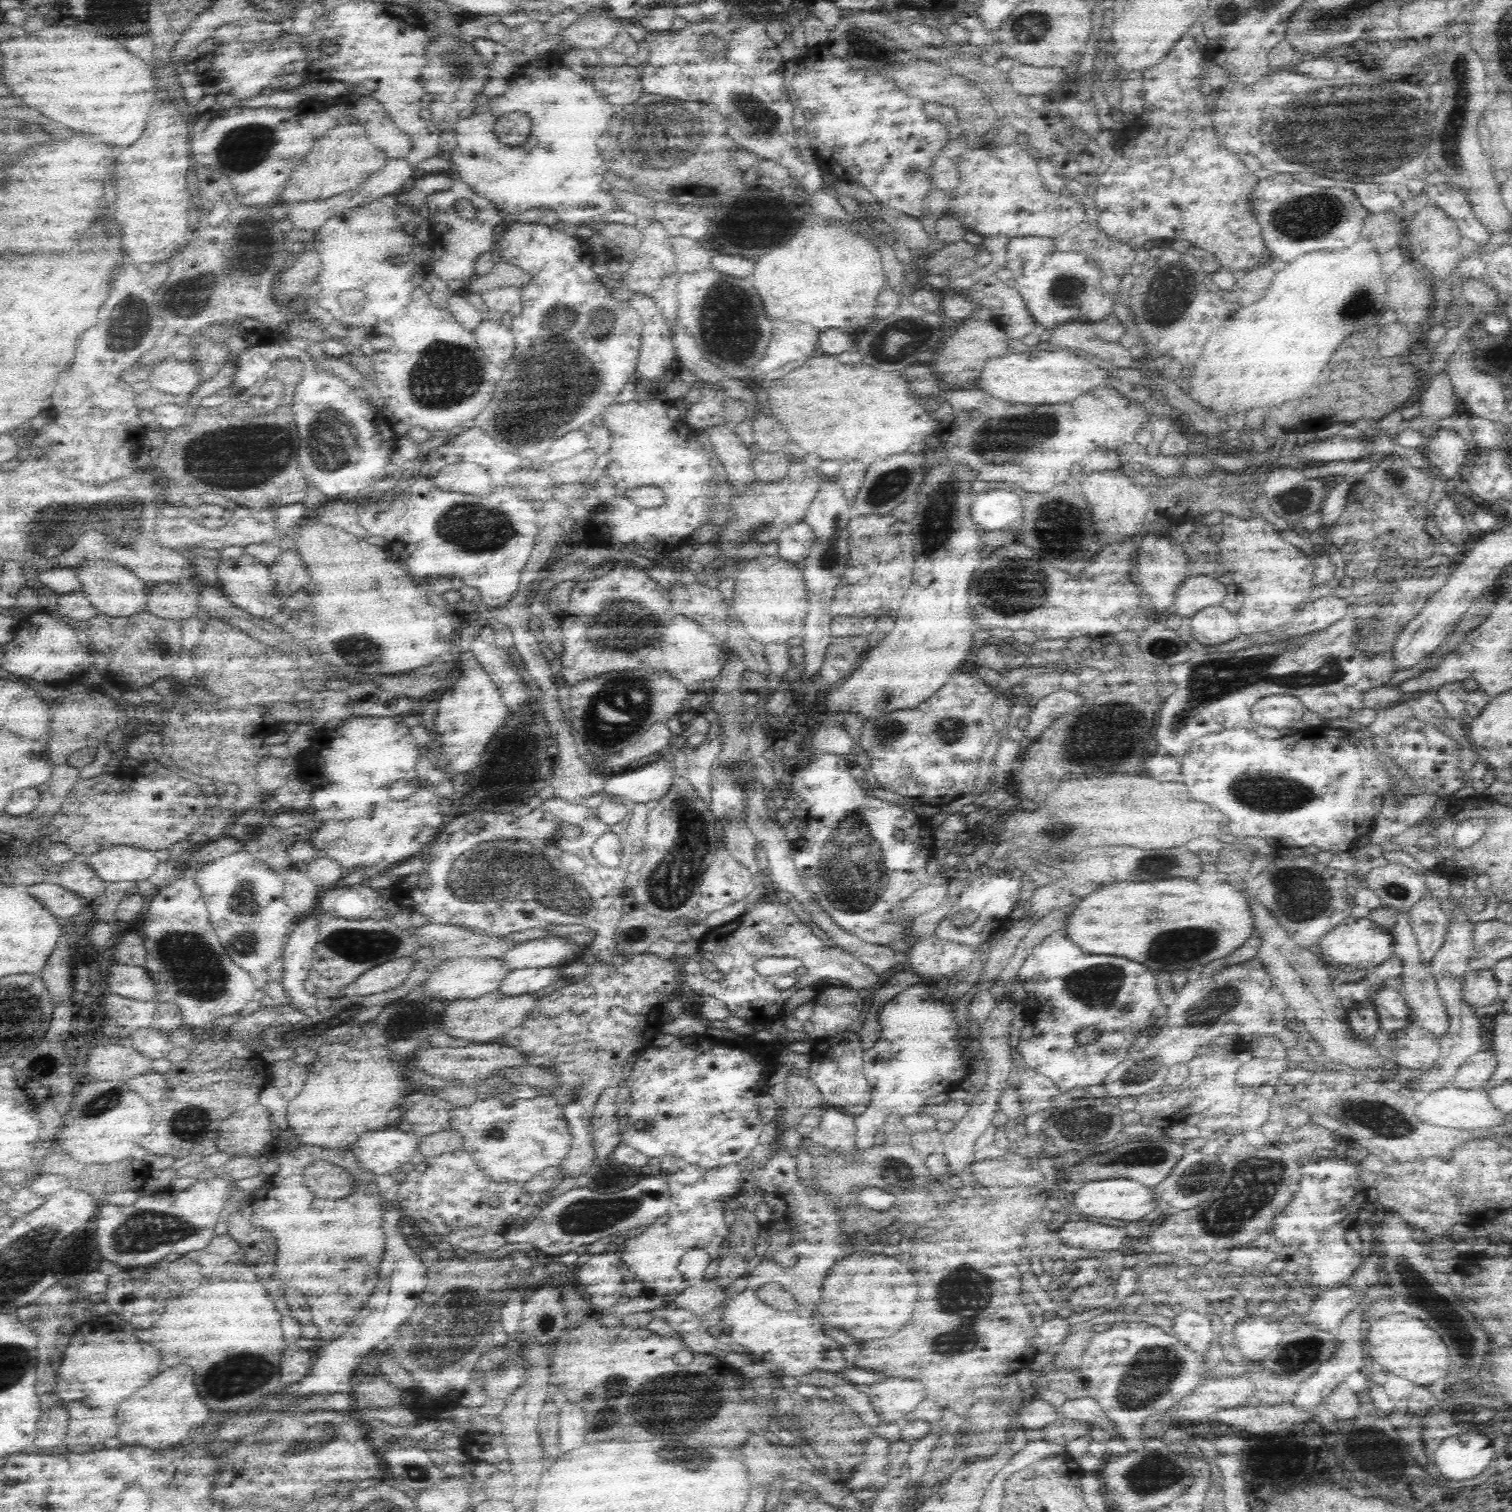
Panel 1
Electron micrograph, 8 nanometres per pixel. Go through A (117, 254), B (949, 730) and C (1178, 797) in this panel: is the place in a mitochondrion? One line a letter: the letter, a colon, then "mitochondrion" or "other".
A: other
B: mitochondrion
C: other

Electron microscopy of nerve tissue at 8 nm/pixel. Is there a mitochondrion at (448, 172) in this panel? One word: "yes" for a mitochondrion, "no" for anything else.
no

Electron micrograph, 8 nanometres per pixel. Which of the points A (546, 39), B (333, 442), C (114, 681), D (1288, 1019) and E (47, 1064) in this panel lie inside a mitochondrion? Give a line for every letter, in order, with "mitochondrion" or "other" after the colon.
A: other
B: mitochondrion
C: other
D: other
E: other

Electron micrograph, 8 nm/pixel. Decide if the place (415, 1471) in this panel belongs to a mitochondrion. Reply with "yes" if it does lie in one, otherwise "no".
yes

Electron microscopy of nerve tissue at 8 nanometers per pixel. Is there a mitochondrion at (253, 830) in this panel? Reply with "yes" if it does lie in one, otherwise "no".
yes

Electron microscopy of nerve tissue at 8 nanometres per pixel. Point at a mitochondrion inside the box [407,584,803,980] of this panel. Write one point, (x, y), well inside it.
(495, 872)

